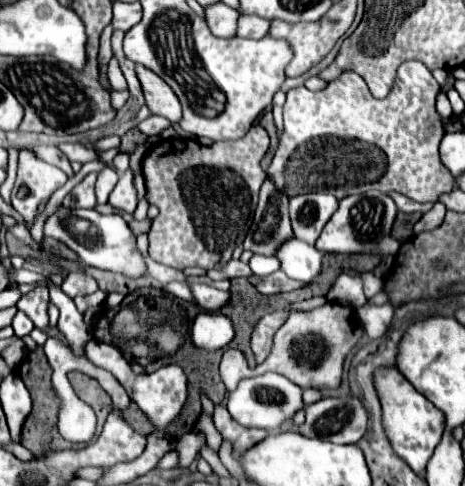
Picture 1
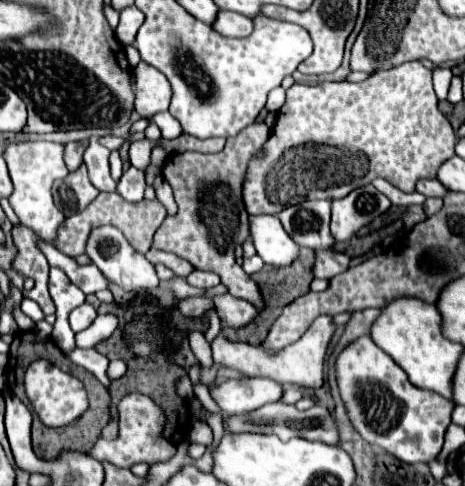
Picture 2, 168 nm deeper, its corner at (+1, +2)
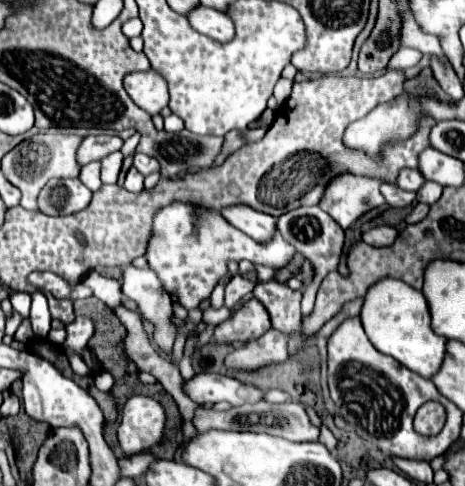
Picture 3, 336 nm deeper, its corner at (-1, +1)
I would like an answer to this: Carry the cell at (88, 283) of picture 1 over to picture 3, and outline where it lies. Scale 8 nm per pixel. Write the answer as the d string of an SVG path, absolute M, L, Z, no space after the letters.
M92 269L92 271L88 271L88 273L80 279L80 283L86 285L86 287L90 287L90 289L92 289L92 295L98 297L100 301L104 301L108 307L120 305L122 291L120 291L120 281L118 281L118 279L100 275L98 271Z

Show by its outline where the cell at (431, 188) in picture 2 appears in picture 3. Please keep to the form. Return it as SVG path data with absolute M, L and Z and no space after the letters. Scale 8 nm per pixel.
M402 169L396 185L400 185L406 191L418 191L424 183L426 183L426 179L422 177L420 171L416 171L416 169Z

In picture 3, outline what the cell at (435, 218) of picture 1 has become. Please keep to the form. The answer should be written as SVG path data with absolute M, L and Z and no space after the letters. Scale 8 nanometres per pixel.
M426 181L422 185L422 189L418 191L418 203L426 203L426 205L434 205L442 195L442 187L434 181Z

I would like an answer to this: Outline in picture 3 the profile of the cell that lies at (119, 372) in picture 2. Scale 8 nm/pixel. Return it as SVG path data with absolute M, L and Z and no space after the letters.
M102 370L94 377L94 382L98 389L107 392L113 387L114 378L109 372Z

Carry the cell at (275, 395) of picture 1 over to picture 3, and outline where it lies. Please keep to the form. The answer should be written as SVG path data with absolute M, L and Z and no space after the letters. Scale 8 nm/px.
M200 373L194 379L186 381L186 393L192 401L200 405L214 405L220 401L228 401L232 407L244 403L258 403L264 397L264 391L254 385L240 383L228 375Z

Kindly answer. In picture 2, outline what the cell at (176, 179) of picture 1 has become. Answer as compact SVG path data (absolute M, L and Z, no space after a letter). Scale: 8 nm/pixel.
M254 122L240 134L226 140L222 152L198 154L184 152L170 156L164 164L162 176L174 190L178 214L168 216L154 236L154 248L174 252L188 260L198 270L212 270L228 286L228 292L236 298L252 302L258 310L264 308L258 284L236 264L234 248L248 238L248 212L242 204L242 180L252 154L260 150L264 140L270 136L266 124Z

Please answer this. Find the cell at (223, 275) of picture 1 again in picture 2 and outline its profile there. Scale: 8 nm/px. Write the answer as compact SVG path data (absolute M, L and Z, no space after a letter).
M194 270L186 280L188 280L188 284L192 284L196 288L208 288L208 272Z

